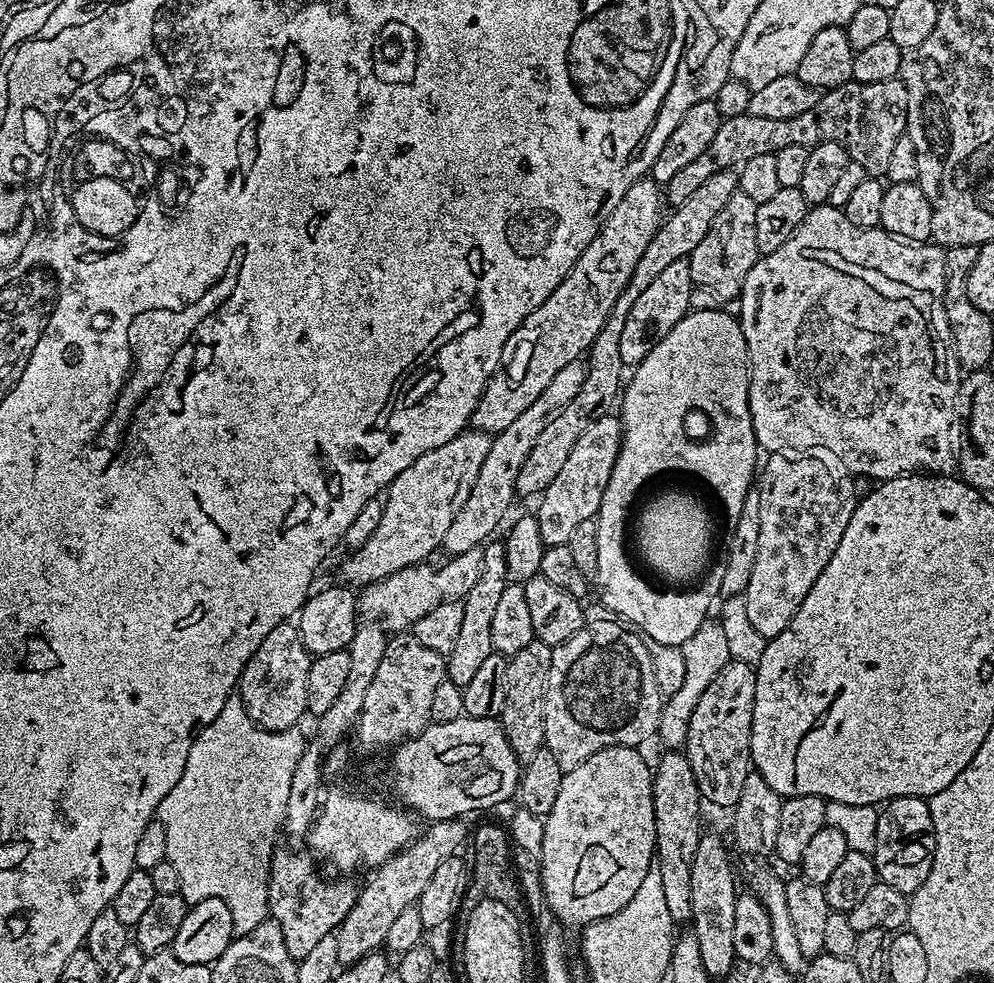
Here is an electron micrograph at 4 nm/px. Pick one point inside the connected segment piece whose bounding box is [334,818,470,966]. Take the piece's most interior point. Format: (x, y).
(398, 883)

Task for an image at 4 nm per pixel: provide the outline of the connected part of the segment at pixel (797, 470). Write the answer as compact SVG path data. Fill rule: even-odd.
M787 448L771 453L767 459L765 464L763 461L762 471L758 476L762 506L762 526L758 533L758 562L754 562L754 574L750 576L743 596L751 625L769 641L782 634L786 626L790 626L790 618L794 618L806 594L810 594L810 586L818 582L818 574L826 570L826 562L834 558L834 550L838 550L838 542L842 542L842 534L846 534L846 526L856 509L858 495L856 496L857 481L853 473L848 471L842 458L838 458L834 450Z

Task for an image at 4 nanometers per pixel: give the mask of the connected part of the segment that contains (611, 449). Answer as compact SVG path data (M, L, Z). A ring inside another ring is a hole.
M616 414L598 418L598 422L587 428L582 438L578 438L574 450L570 450L570 458L566 458L562 470L539 497L540 505L534 509L545 545L566 544L574 534L574 530L582 526L582 522L593 519L599 513L602 496L606 494L623 441L624 426Z

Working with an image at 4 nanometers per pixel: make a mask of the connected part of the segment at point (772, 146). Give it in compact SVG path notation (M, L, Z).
M898 78L886 82L858 82L851 79L848 83L825 91L820 101L811 110L797 114L795 118L758 118L749 112L729 120L721 119L718 134L694 162L674 174L666 185L666 200L675 206L686 202L706 183L710 174L718 170L736 168L750 162L750 158L761 154L776 154L786 146L821 144L837 140L846 146L848 159L858 162L865 173L872 178L887 177L890 170L890 157L898 138L908 131L908 95L906 86Z

